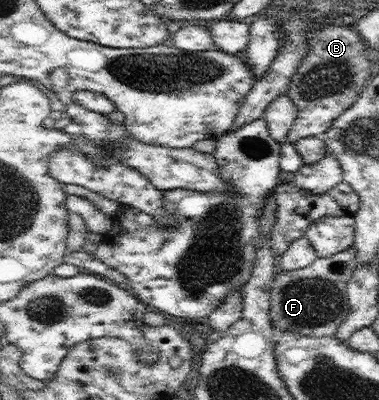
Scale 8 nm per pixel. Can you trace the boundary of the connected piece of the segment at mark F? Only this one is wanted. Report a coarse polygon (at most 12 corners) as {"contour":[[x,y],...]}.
{"contour":[[355,246],[282,270],[271,316],[283,333],[336,336],[351,316]]}

